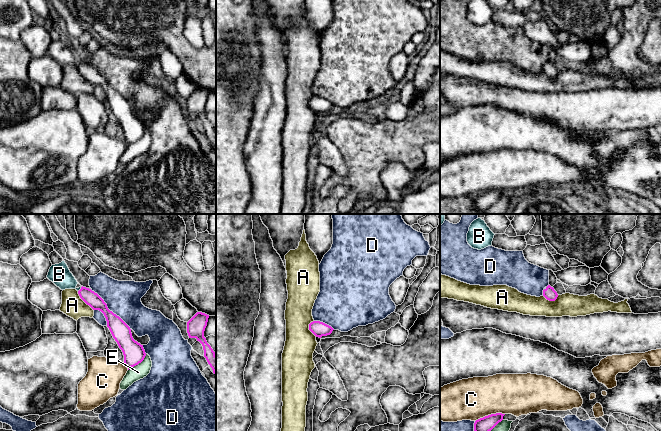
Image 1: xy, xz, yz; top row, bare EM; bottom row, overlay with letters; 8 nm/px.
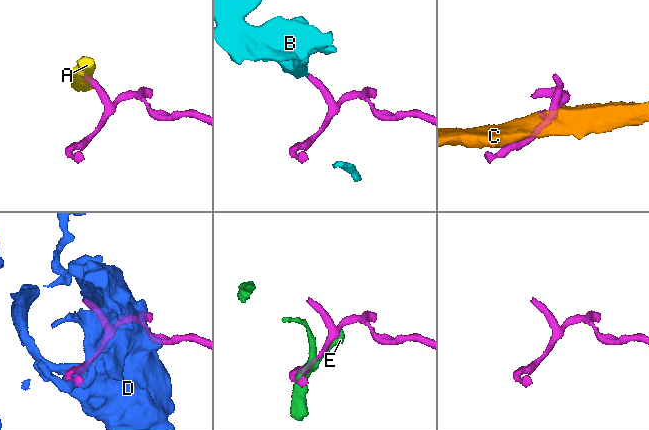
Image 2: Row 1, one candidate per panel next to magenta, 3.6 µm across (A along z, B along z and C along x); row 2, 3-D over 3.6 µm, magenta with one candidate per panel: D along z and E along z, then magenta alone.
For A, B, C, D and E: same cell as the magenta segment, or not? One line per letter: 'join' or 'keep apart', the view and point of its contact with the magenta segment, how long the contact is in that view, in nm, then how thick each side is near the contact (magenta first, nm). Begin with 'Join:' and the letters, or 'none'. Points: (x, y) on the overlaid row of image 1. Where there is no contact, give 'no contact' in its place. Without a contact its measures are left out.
Join: B
A: keep apart; meets magenta in xy at (84, 301); contact 200 nm long; 120 nm thick on the magenta side, 180 nm on the other
B: join; meets magenta in xy at (80, 289); contact 50 nm long; 120 nm thick on the magenta side, 170 nm on the other
C: keep apart; meets magenta in yz at (489, 415); contact 240 nm long; 120 nm thick on the magenta side, 340 nm on the other
D: keep apart; meets magenta in xy at (109, 310); contact 440 nm long; 160 nm thick on the magenta side, 280 nm on the other
E: keep apart; meets magenta in xy at (138, 363); contact 200 nm long; 170 nm thick on the magenta side, 120 nm on the other

